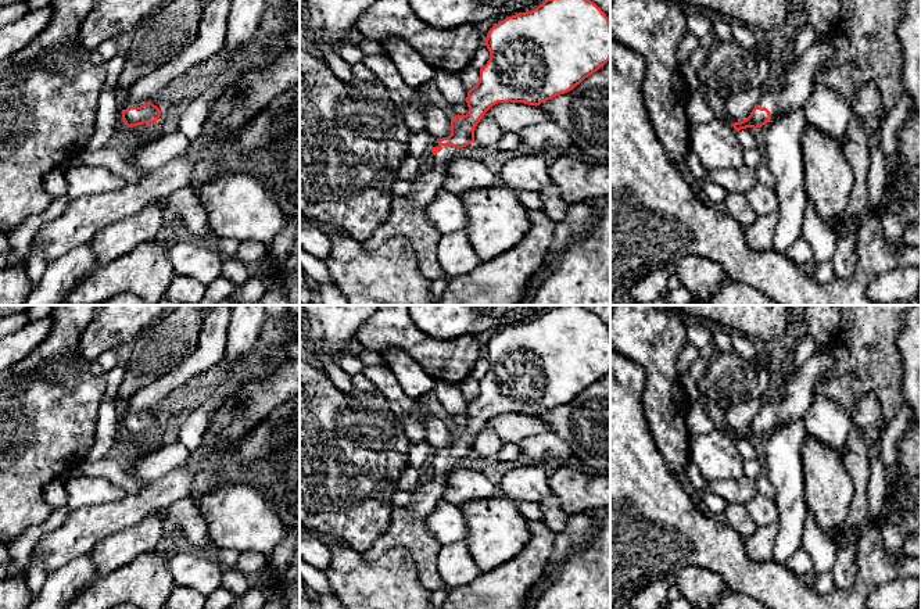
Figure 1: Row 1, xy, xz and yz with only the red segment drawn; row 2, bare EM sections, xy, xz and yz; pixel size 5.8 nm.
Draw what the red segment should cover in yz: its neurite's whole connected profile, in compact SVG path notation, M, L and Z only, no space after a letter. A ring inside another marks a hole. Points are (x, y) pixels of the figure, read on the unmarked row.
M831 341L817 344L814 354L785 383L784 397L780 401L767 400L746 430L731 434L734 440L737 443L746 438L757 440L778 424L804 420L816 380L832 366Z

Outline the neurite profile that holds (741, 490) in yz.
M742 476L735 480L714 480L707 483L709 492L721 497L727 504L746 504L757 495L756 480Z

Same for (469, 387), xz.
M469 376L459 384L459 388L462 391L465 401L469 402L473 397L477 395L480 390L480 381Z

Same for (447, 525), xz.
M444 499L426 519L429 531L441 545L463 541L467 534L467 524L460 508Z

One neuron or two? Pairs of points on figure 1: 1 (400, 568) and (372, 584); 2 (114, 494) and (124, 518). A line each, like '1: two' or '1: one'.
1: one
2: two

